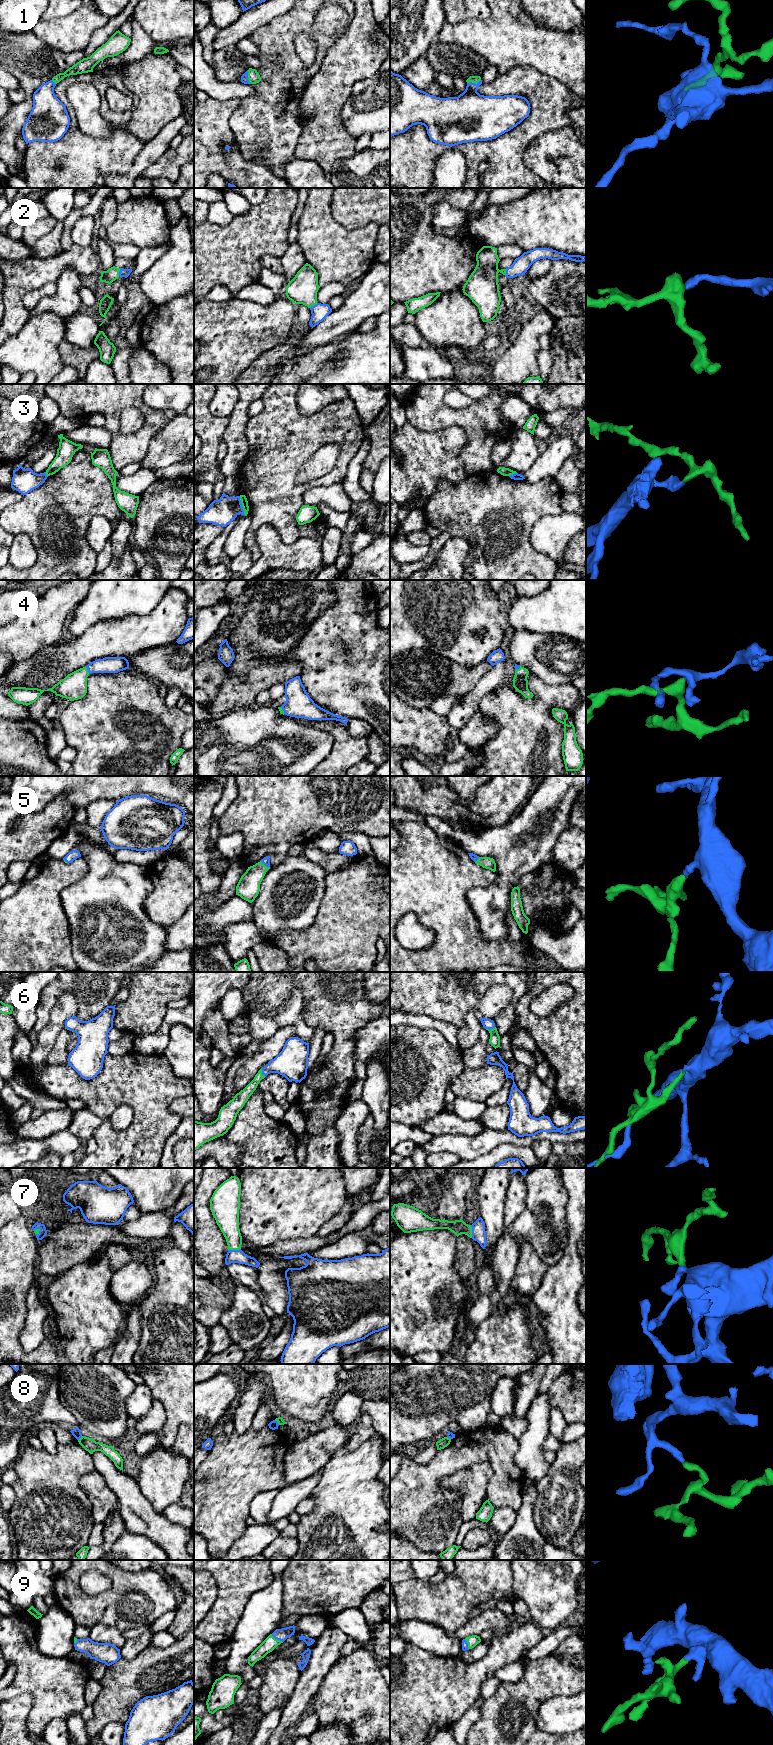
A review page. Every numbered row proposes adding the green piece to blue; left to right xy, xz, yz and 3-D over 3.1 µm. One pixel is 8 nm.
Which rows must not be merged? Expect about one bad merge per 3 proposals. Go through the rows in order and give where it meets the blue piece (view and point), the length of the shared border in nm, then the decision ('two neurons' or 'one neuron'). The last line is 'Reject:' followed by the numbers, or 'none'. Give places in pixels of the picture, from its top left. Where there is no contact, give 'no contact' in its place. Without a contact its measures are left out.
1: xz (247, 77) | 120 nm | one neuron
2: xy (119, 272) | 70 nm | one neuron
3: xz (241, 506) | 170 nm | two neurons
4: xy (87, 669) | 70 nm | one neuron
5: xz (265, 865) | 90 nm | one neuron
6: xz (262, 1072) | 80 nm | one neuron
7: xz (234, 1250) | 110 nm | one neuron
8: xy (80, 1437) | 50 nm | two neurons
9: xz (277, 1639) | 120 nm | one neuron
Reject: 3, 8

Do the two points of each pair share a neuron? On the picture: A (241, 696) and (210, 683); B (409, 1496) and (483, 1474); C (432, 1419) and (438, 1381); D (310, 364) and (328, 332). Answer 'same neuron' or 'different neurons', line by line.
A: different neurons
B: different neurons
C: same neuron
D: different neurons

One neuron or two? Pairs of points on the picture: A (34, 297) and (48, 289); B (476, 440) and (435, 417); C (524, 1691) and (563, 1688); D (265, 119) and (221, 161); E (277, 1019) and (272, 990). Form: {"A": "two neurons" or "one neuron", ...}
{"A": "one neuron", "B": "one neuron", "C": "one neuron", "D": "two neurons", "E": "two neurons"}

